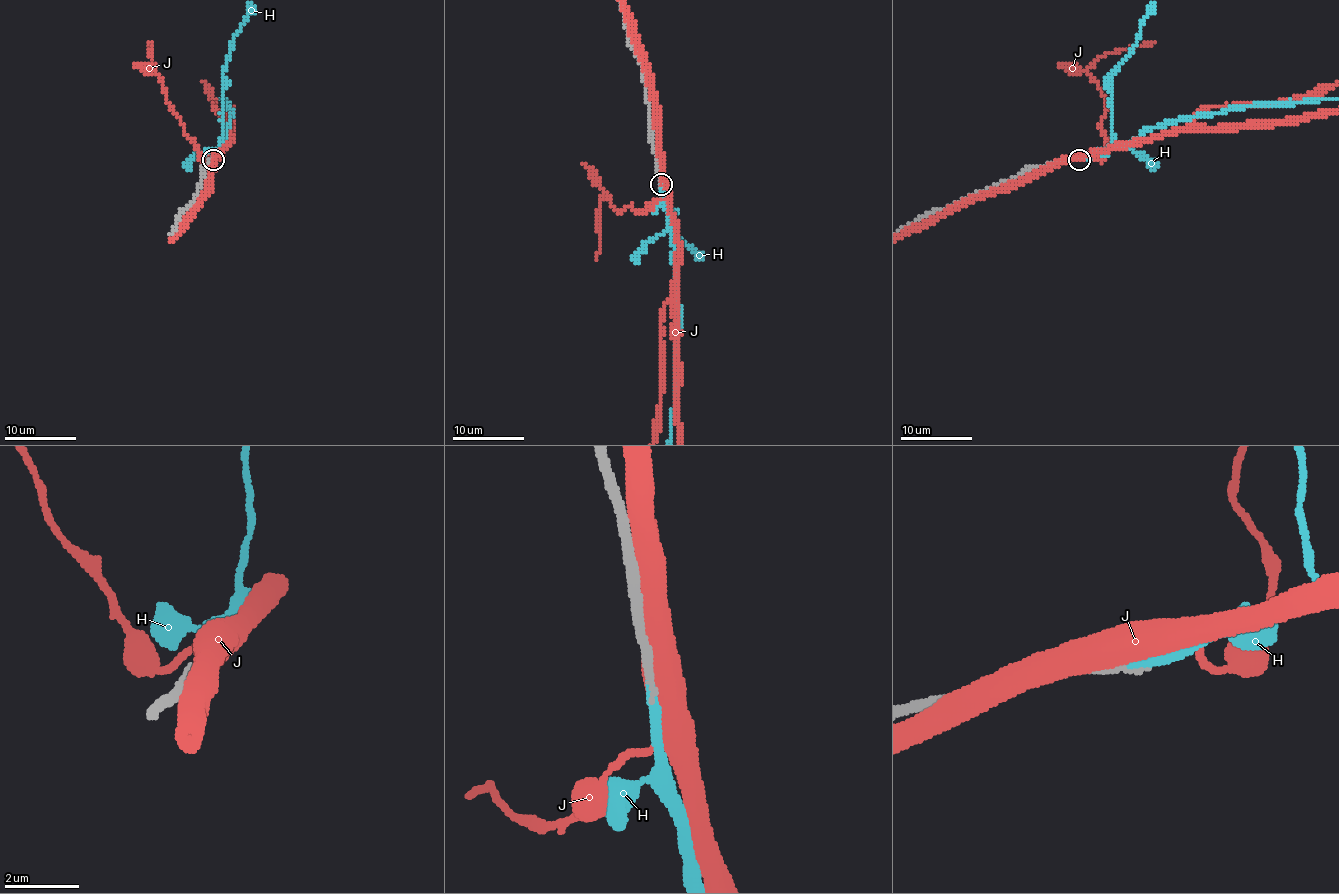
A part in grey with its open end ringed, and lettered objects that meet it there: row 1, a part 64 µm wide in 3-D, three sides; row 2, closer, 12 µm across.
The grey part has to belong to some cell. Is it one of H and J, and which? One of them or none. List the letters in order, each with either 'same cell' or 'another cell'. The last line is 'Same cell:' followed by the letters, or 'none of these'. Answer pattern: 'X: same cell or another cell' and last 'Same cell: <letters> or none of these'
H: same cell
J: another cell
Same cell: H

